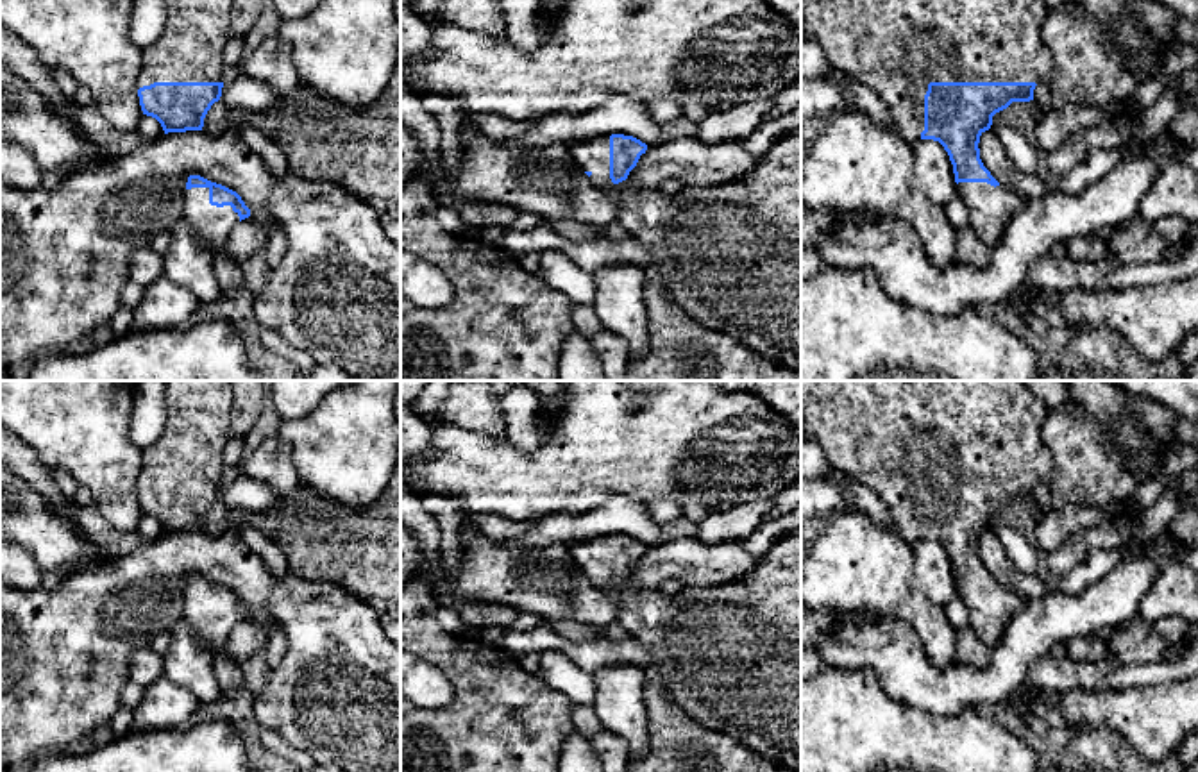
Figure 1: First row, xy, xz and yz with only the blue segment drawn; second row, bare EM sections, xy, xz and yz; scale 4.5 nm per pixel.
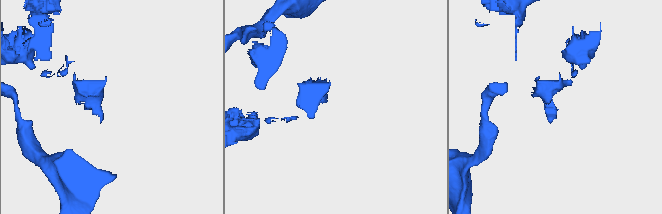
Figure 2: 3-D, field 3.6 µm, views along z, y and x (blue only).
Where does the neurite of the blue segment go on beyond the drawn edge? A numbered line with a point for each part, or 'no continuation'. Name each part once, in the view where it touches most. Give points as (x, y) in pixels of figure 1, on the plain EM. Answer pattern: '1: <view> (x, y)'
1: xy (211, 626)
2: yz (894, 436)

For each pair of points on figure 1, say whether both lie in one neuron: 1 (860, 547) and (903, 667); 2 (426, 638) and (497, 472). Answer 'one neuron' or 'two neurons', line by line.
1: two neurons
2: two neurons

